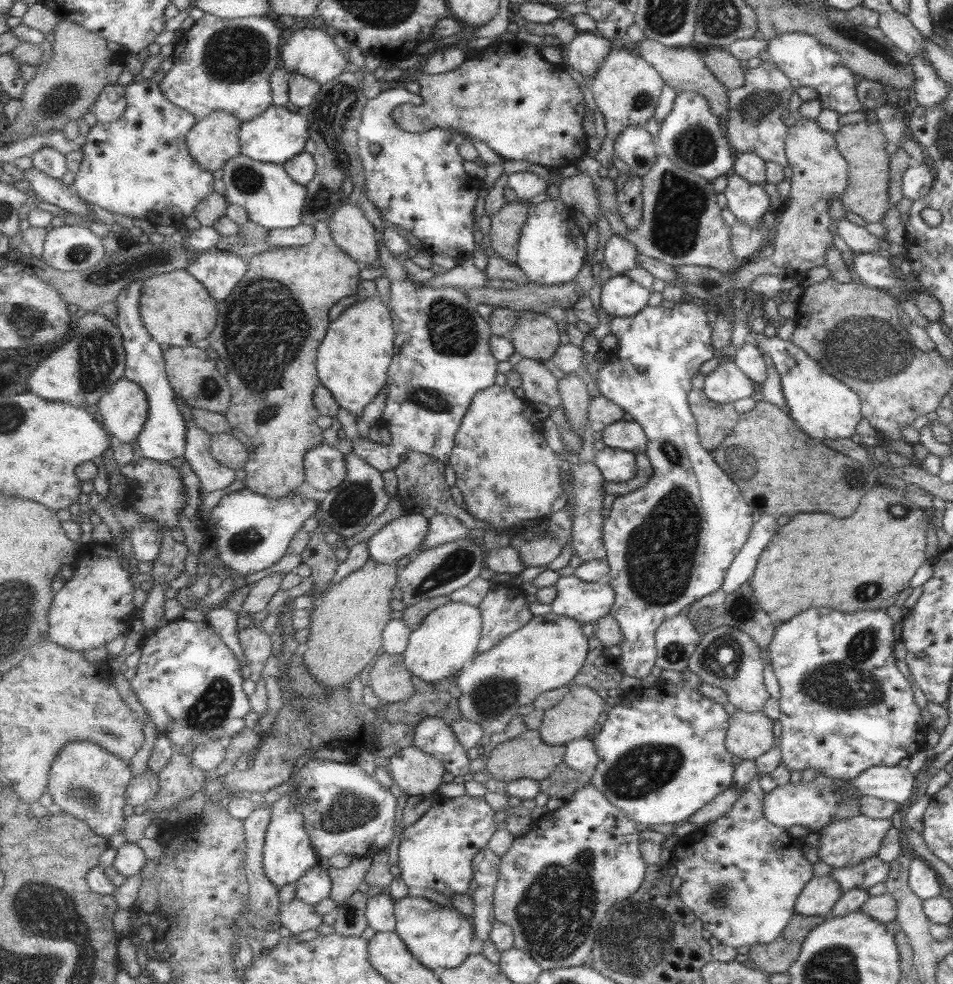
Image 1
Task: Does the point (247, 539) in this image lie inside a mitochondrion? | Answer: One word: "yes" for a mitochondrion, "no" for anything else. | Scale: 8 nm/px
yes

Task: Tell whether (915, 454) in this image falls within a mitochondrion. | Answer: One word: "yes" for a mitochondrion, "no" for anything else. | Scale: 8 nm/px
no

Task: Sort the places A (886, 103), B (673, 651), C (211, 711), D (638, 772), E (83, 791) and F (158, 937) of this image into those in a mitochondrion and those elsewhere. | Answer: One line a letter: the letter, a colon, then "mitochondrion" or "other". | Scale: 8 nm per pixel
A: other
B: mitochondrion
C: mitochondrion
D: mitochondrion
E: mitochondrion
F: other

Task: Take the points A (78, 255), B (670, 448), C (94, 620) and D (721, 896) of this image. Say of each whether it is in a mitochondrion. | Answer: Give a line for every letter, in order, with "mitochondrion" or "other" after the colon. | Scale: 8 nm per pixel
A: mitochondrion
B: mitochondrion
C: other
D: mitochondrion

